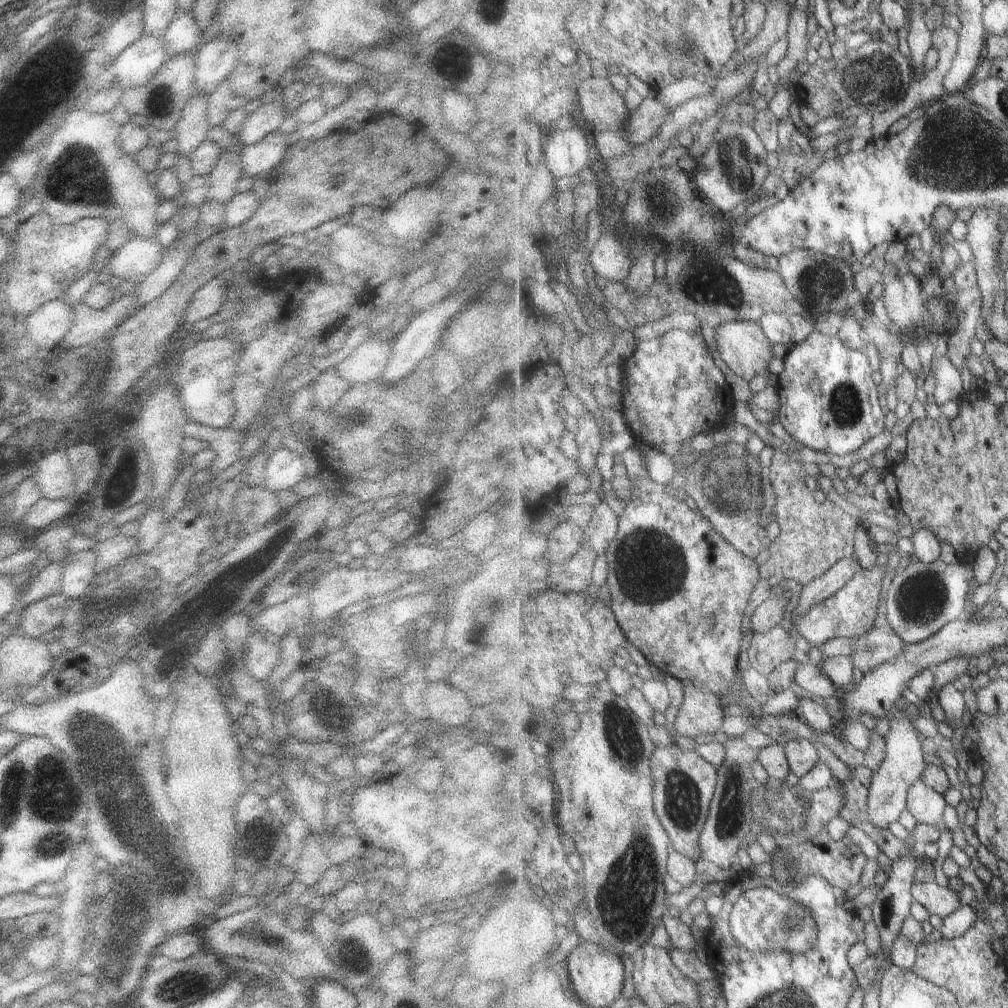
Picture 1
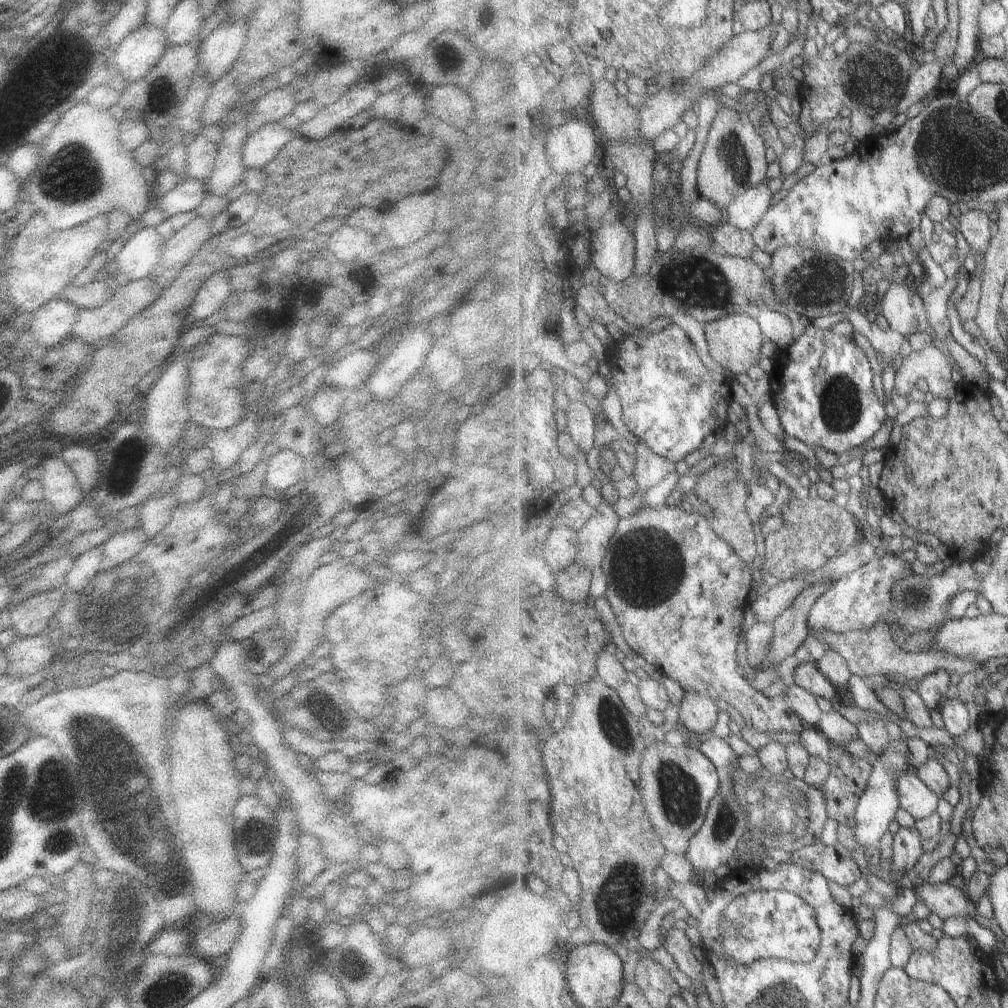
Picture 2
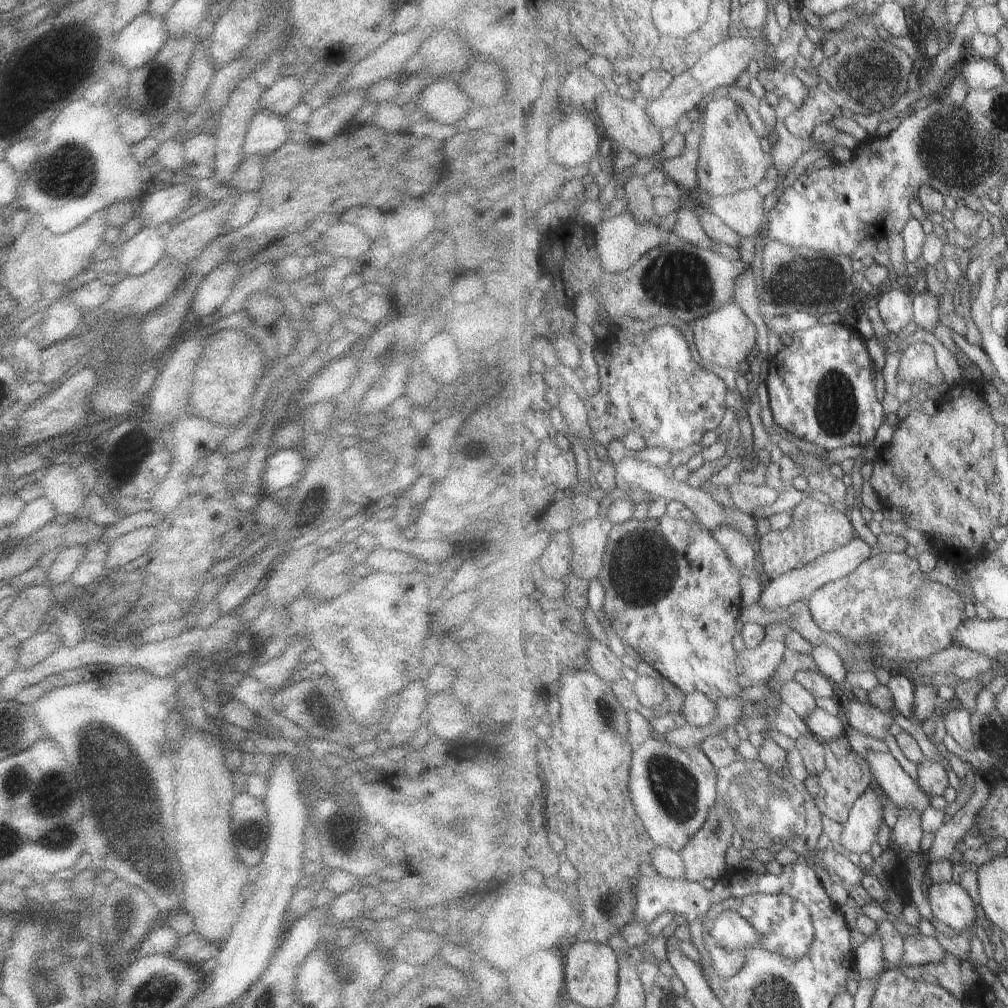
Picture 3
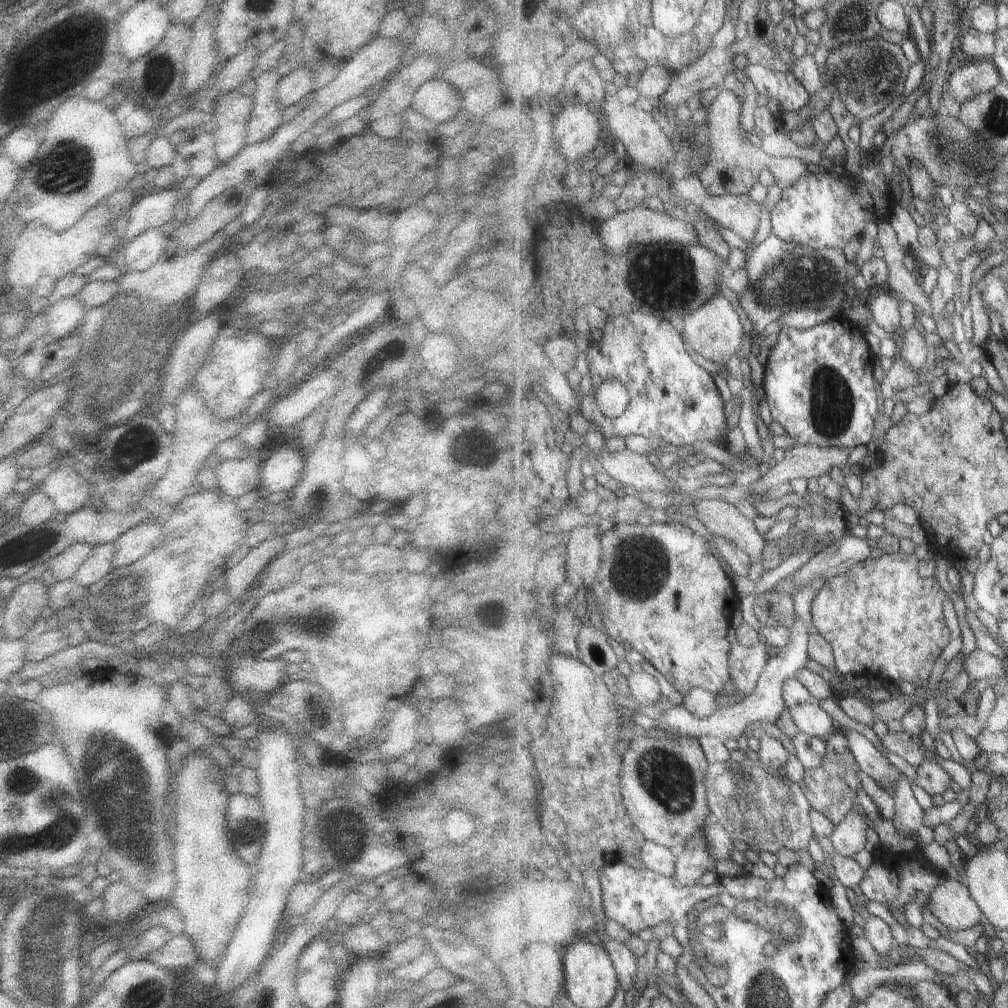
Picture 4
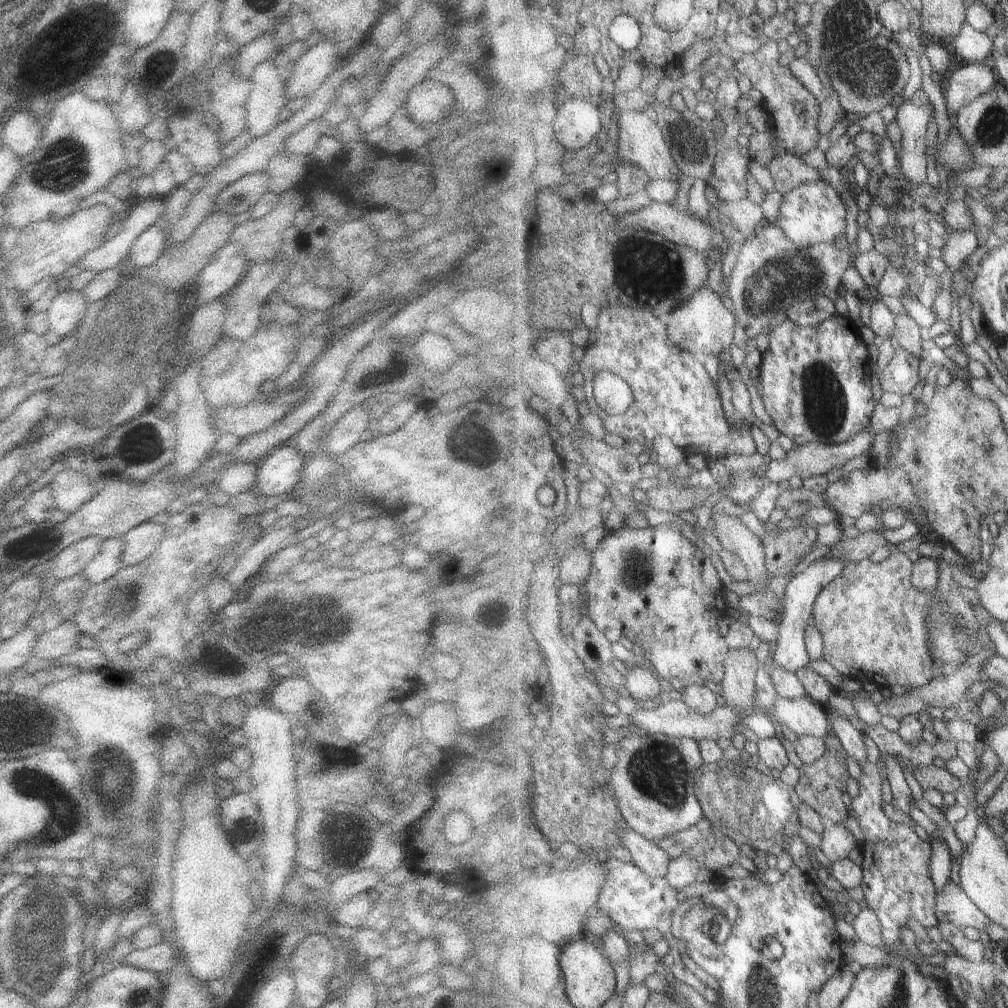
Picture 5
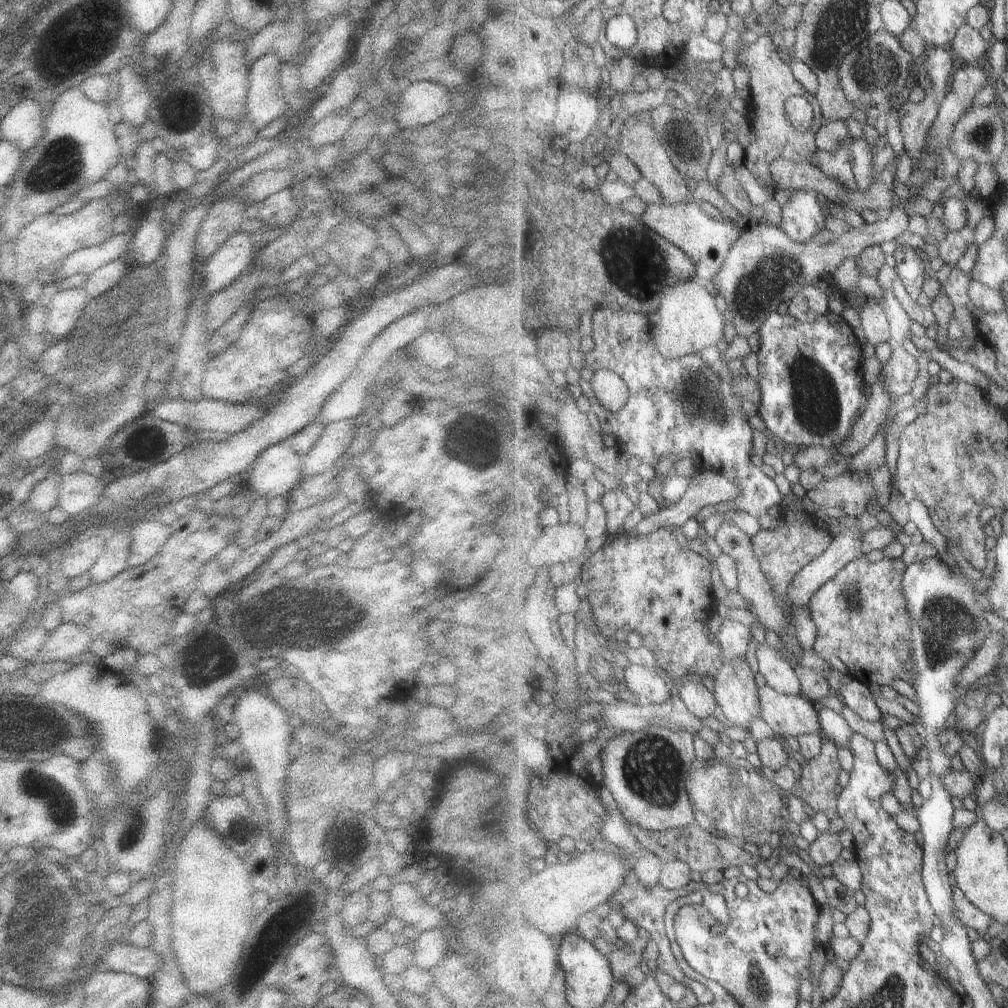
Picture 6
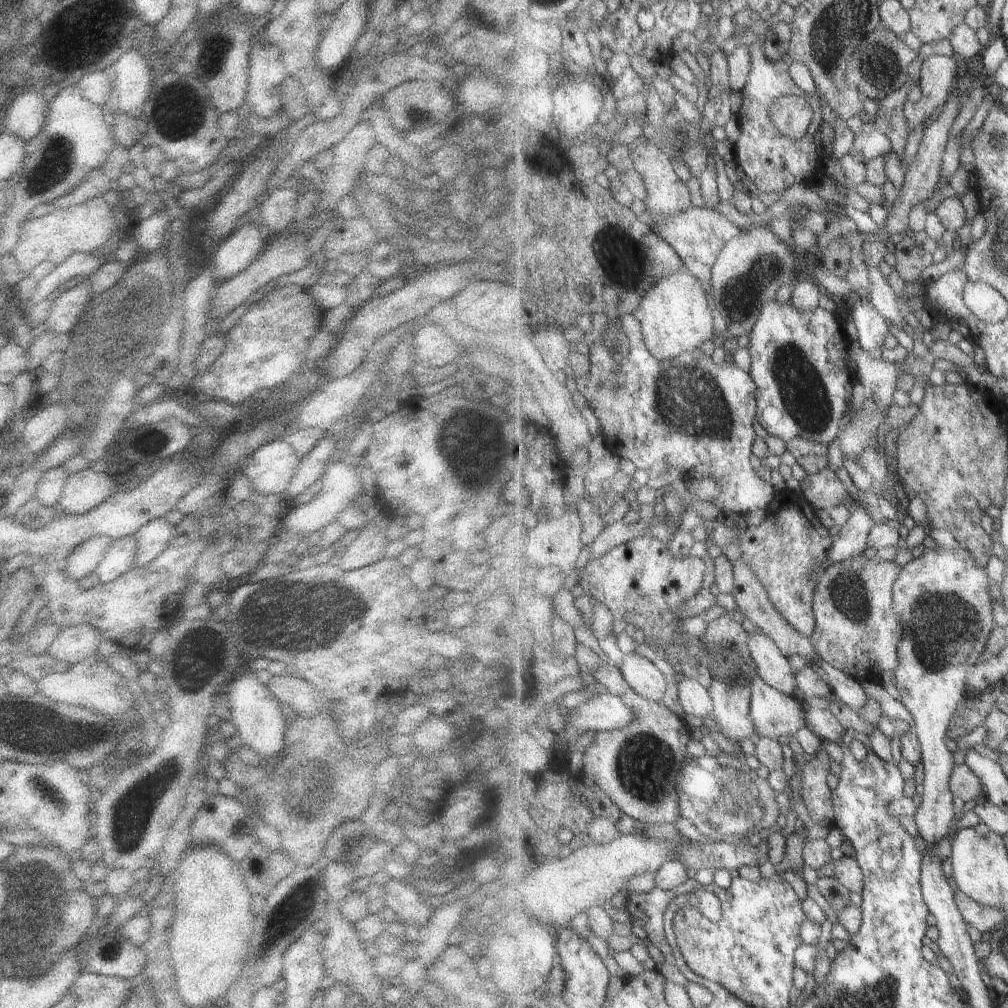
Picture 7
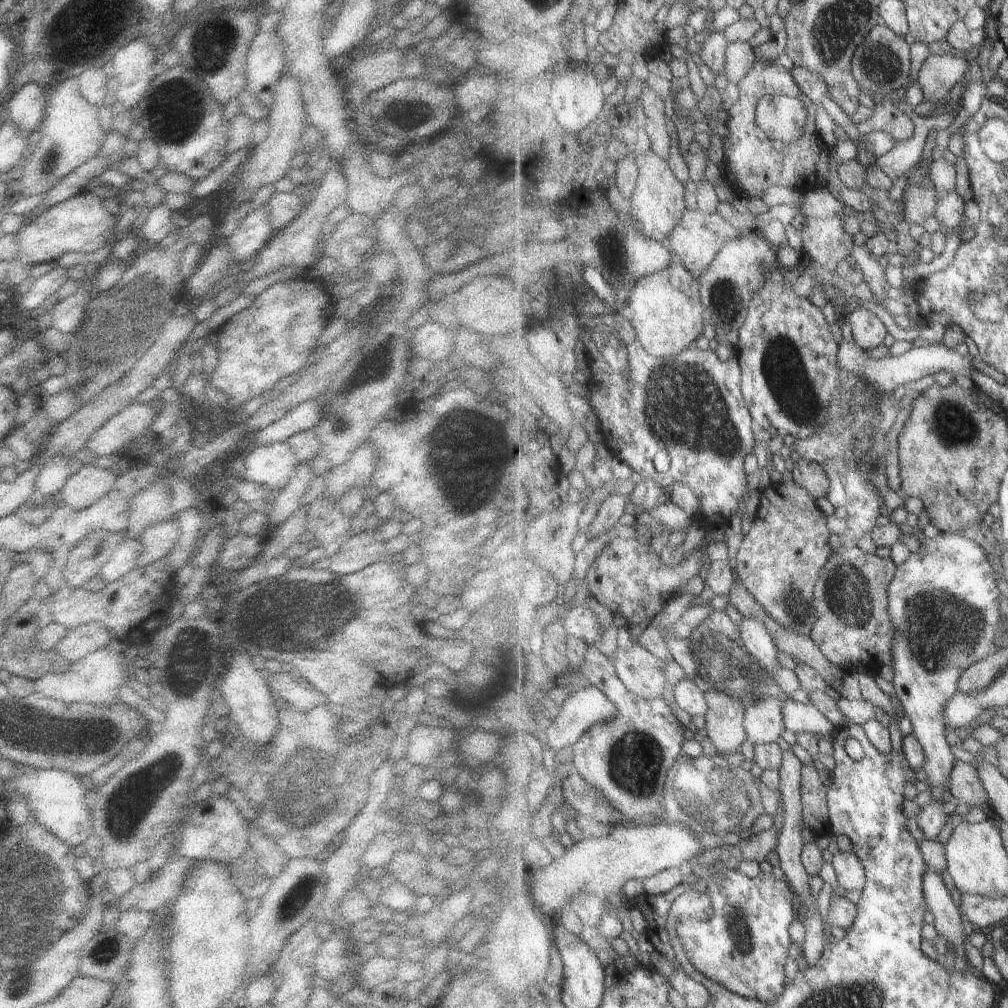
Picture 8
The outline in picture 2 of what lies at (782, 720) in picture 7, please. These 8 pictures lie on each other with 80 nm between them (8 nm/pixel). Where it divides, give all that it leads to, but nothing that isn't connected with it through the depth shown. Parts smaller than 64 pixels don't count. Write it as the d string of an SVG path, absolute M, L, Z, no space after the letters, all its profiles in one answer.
M822 712L821 720L815 724L814 730L824 735L829 742L835 744L848 744L855 738L860 738L857 725L849 722L839 712Z

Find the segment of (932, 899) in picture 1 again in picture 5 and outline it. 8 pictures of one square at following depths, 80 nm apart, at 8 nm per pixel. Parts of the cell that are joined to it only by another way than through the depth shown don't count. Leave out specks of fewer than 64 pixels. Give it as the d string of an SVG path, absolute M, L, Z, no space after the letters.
M950 881L943 892L936 894L936 901L936 916L939 916L939 921L952 923L961 930L973 927L983 932L990 922L989 916L971 901L959 883Z

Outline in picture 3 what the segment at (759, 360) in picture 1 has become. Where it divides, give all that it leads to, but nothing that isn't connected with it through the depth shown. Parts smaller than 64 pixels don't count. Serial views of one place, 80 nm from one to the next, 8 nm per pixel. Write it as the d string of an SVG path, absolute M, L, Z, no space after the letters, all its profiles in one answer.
M735 301L729 302L729 304L721 304L719 308L715 308L715 312L701 316L689 325L691 332L693 332L695 350L704 362L737 371L739 364L753 354L753 348L757 348L755 324L747 318L743 308Z

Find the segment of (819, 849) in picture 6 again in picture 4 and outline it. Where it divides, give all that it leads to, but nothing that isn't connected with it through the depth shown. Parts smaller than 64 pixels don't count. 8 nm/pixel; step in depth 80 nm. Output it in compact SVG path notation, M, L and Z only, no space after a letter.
M857 804L852 812L840 824L837 824L833 834L828 837L833 846L833 854L855 857L857 852L864 850L867 846L867 830L871 824Z

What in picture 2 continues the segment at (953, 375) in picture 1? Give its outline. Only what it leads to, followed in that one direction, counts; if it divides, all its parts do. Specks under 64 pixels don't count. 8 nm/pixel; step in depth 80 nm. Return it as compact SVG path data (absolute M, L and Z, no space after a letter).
M935 341L921 350L899 360L894 388L903 397L911 394L917 380L923 379L933 386L936 398L953 399L957 395L957 386L953 382L953 362L950 355Z

